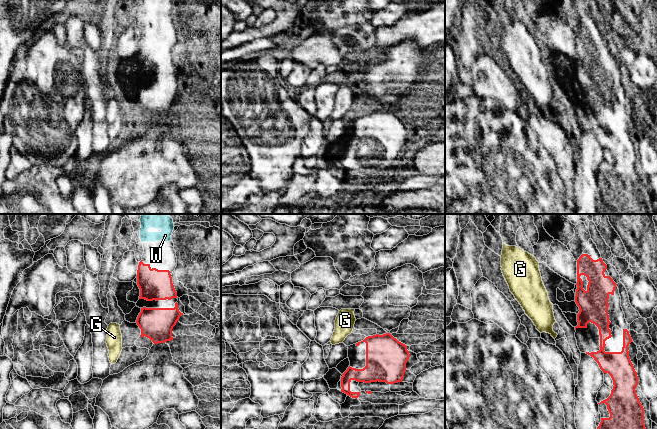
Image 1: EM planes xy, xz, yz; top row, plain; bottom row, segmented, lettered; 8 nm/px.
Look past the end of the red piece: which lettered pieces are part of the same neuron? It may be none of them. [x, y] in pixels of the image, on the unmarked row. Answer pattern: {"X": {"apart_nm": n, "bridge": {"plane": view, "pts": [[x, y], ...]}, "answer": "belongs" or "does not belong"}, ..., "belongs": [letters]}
{"G": {"apart_nm": 90, "bridge": {"plane": "xz", "pts": [[356, 119], [349, 110]]}, "answer": "does not belong"}, "W": {"apart_nm": 150, "bridge": {"plane": "xy", "pts": [[141, 36], [141, 17]]}, "answer": "belongs"}, "belongs": ["W"]}

